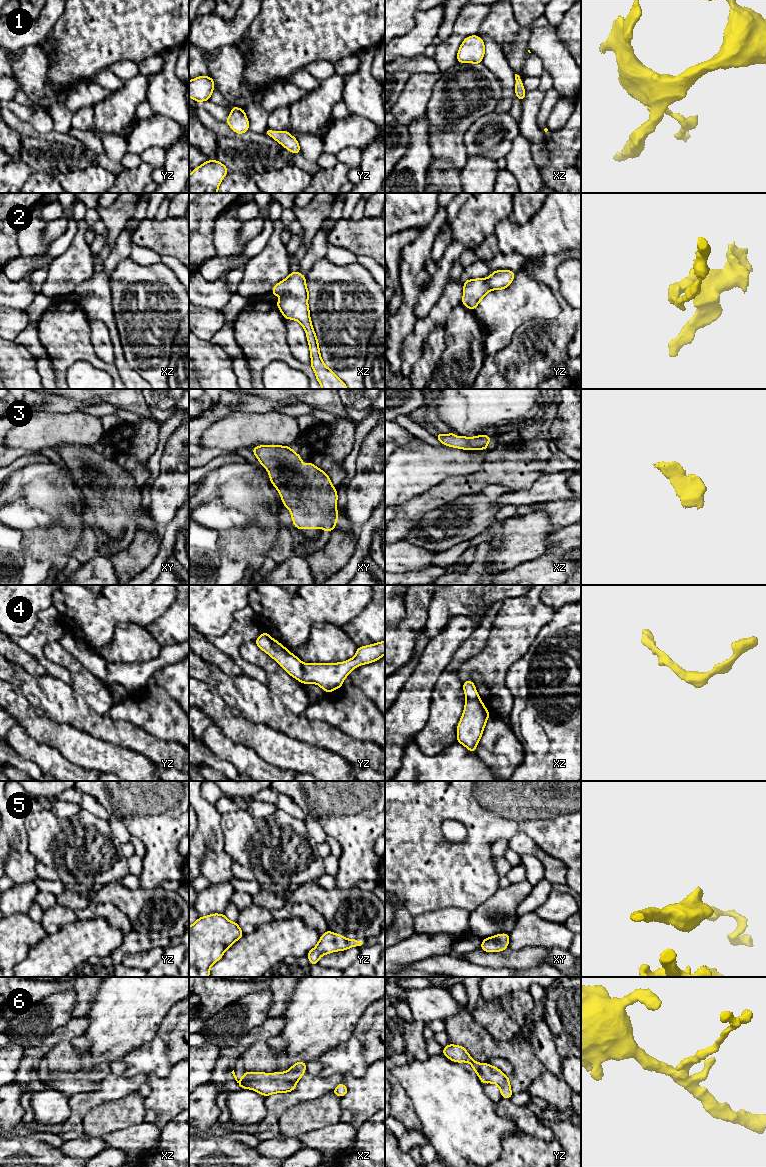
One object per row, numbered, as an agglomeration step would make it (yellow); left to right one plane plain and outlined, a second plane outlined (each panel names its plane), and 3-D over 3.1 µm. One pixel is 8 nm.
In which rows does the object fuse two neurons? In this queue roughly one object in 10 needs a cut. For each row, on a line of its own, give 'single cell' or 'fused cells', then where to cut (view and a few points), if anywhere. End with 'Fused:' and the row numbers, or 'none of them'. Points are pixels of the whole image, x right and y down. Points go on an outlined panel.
1: single cell; no cut
2: single cell; no cut
3: single cell; no cut
4: single cell; no cut
5: single cell; no cut
6: single cell; no cut
Fused: none of them

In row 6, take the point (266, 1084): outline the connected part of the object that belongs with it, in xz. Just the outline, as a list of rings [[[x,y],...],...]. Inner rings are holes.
[[[298,1061],[286,1072],[264,1073],[244,1071],[243,1078],[238,1081],[234,1070],[231,1072],[239,1088],[254,1090],[267,1097],[275,1093],[292,1092],[297,1082],[306,1072],[306,1063]]]

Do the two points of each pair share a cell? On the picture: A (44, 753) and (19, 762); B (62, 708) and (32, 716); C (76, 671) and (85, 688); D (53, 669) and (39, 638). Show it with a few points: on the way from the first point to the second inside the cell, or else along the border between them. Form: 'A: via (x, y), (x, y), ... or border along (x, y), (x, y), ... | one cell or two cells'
A: border along (10, 746), (24, 758), (32, 760), (42, 770) | two cells
B: border along (26, 697), (32, 706), (64, 724) | two cells
C: via (80, 675), (85, 684) | one cell
D: via (45, 662), (39, 656), (39, 646) | one cell

